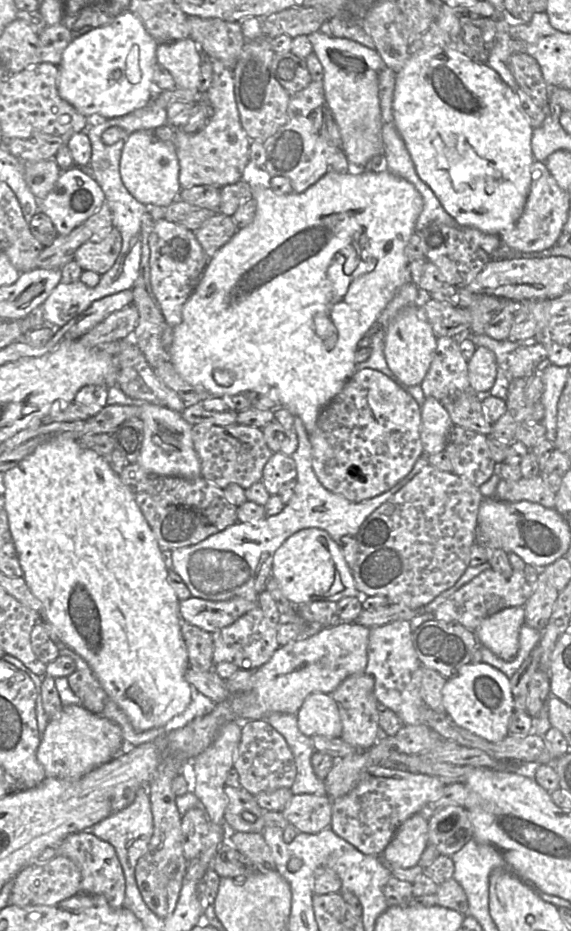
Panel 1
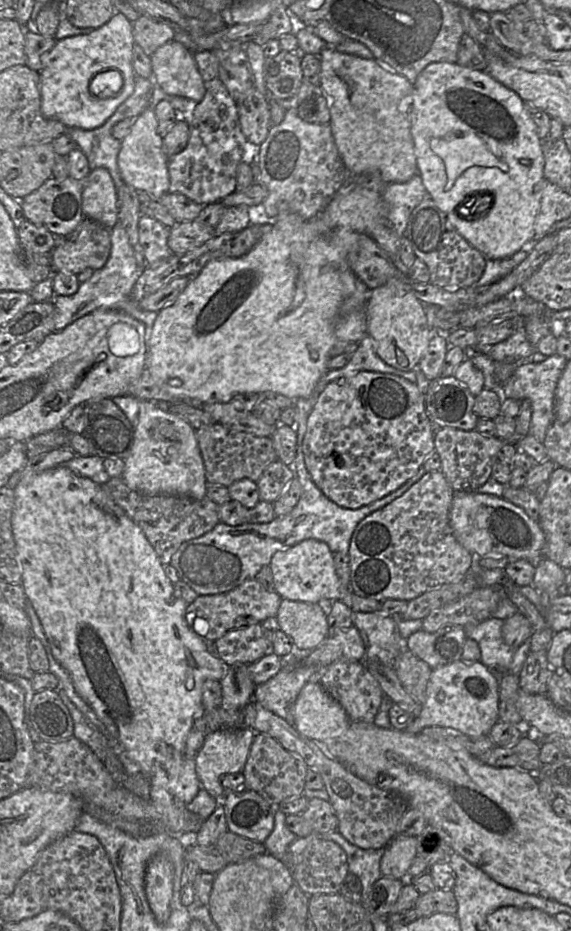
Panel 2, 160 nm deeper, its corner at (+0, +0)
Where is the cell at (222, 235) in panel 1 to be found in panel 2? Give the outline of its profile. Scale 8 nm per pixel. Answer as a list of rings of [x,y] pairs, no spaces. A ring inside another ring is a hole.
[[[191,220],[170,228],[168,246],[174,254],[184,254],[215,236],[215,227]]]

